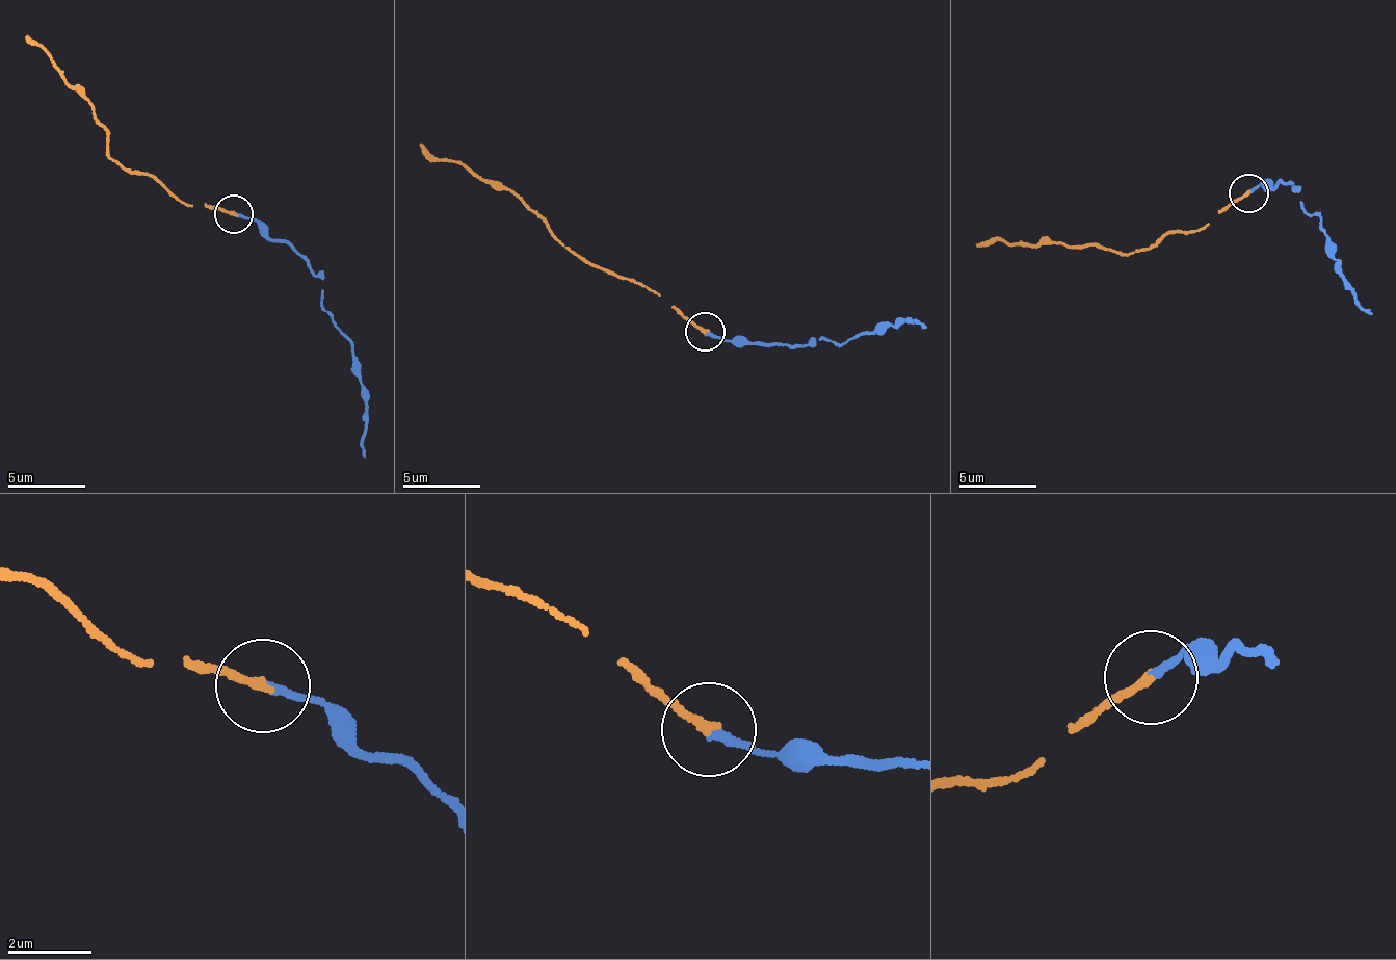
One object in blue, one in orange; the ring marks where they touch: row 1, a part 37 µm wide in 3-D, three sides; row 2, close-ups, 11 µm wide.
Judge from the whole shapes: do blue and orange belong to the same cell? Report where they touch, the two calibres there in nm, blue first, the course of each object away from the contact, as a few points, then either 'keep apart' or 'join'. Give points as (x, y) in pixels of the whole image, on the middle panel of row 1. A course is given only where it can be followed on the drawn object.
at (705, 332); 200 nm thick on the blue side, 200 nm on the other; blue runs (708, 331), (734, 341), (815, 344), (821, 336), (841, 344), (885, 322), (895, 327), (909, 316), (925, 328); orange runs (705, 330), (656, 292), (572, 255), (519, 196), (445, 157), (429, 157), (418, 145); join

